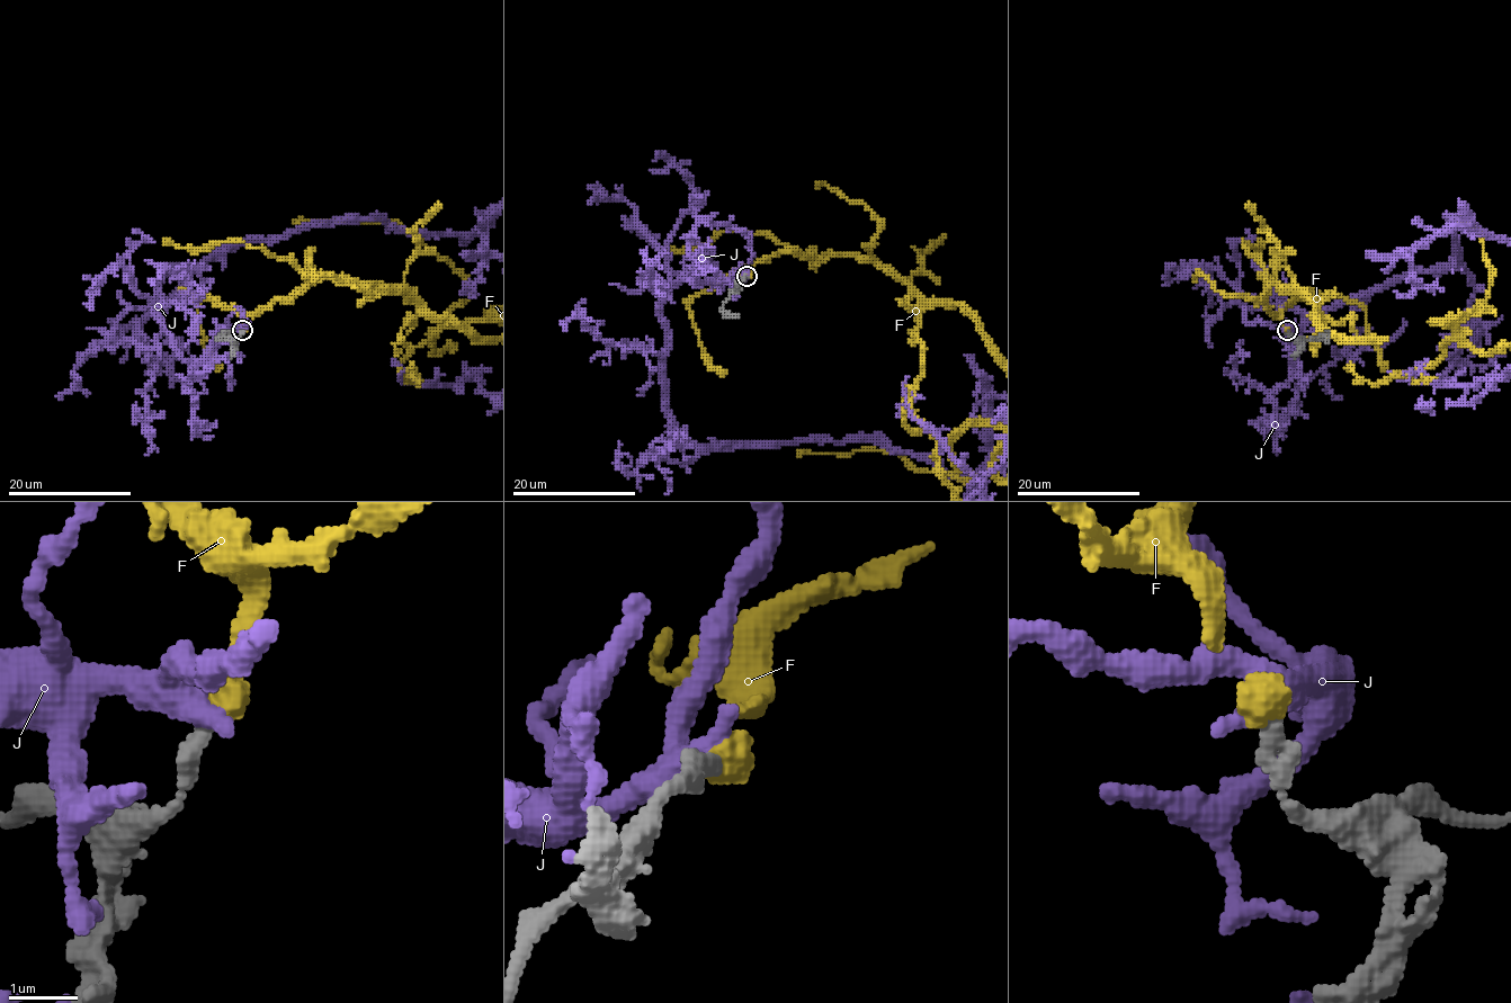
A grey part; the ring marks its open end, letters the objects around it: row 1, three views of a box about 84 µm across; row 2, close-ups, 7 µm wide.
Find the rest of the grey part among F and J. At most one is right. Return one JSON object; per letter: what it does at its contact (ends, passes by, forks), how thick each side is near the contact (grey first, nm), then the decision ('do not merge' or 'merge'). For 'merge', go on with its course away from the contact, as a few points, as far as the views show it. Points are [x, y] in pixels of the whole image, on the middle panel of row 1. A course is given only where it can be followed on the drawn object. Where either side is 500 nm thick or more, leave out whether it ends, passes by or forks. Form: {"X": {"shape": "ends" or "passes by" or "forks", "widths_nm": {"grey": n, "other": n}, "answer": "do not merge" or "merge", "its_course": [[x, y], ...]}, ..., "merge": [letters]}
{"F": {"shape": "ends", "widths_nm": {"grey": 320, "other": 440}, "answer": "merge"}, "J": {"shape": "passes by", "widths_nm": {"grey": 320, "other": 320}, "answer": "do not merge"}, "merge": ["F"]}

